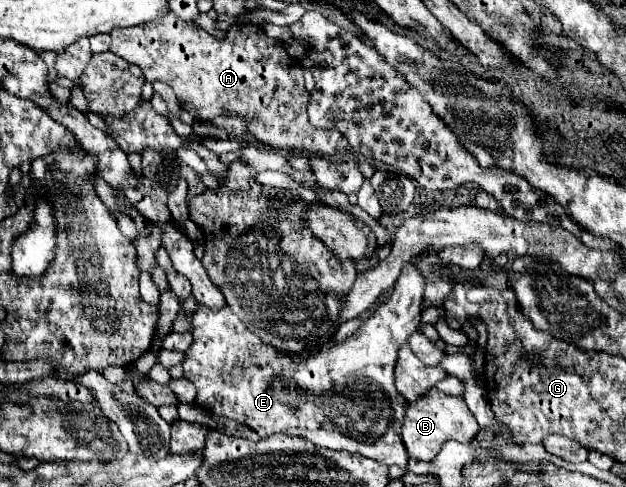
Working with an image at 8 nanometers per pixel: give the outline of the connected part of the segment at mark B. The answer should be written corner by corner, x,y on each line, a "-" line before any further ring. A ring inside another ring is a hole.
431,389
425,397
419,397
415,403
407,403
405,407
405,421
403,421
403,443
407,449
407,455
417,461
433,461
435,455
441,451
441,447
449,441
471,441
479,431
479,425
465,405
463,397
445,395
437,389

